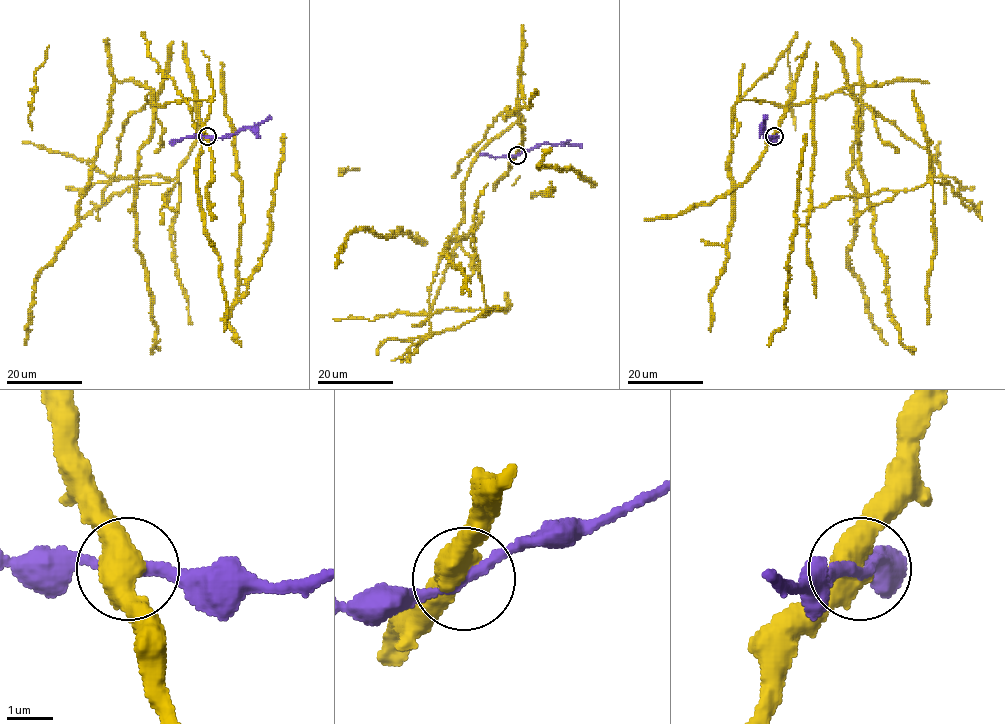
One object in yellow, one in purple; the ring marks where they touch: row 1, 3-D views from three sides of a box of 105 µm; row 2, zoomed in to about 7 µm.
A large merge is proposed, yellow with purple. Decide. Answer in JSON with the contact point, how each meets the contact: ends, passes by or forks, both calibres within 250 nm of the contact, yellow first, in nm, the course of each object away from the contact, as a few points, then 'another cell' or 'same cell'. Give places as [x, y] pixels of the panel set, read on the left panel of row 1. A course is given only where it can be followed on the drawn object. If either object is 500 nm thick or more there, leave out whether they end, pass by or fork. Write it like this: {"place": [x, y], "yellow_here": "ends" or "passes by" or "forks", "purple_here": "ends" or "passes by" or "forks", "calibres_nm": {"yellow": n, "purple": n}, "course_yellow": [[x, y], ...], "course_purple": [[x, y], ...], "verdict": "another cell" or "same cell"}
{"place": [207, 136], "calibres_nm": {"yellow": 550, "purple": 200}, "course_yellow": [[206, 136], [200, 193], [210, 103], [158, 105], [151, 91], [114, 175], [177, 179], [190, 324]], "course_purple": [[206, 136], [222, 138], [240, 129], [255, 128], [271, 117]], "verdict": "same cell"}

